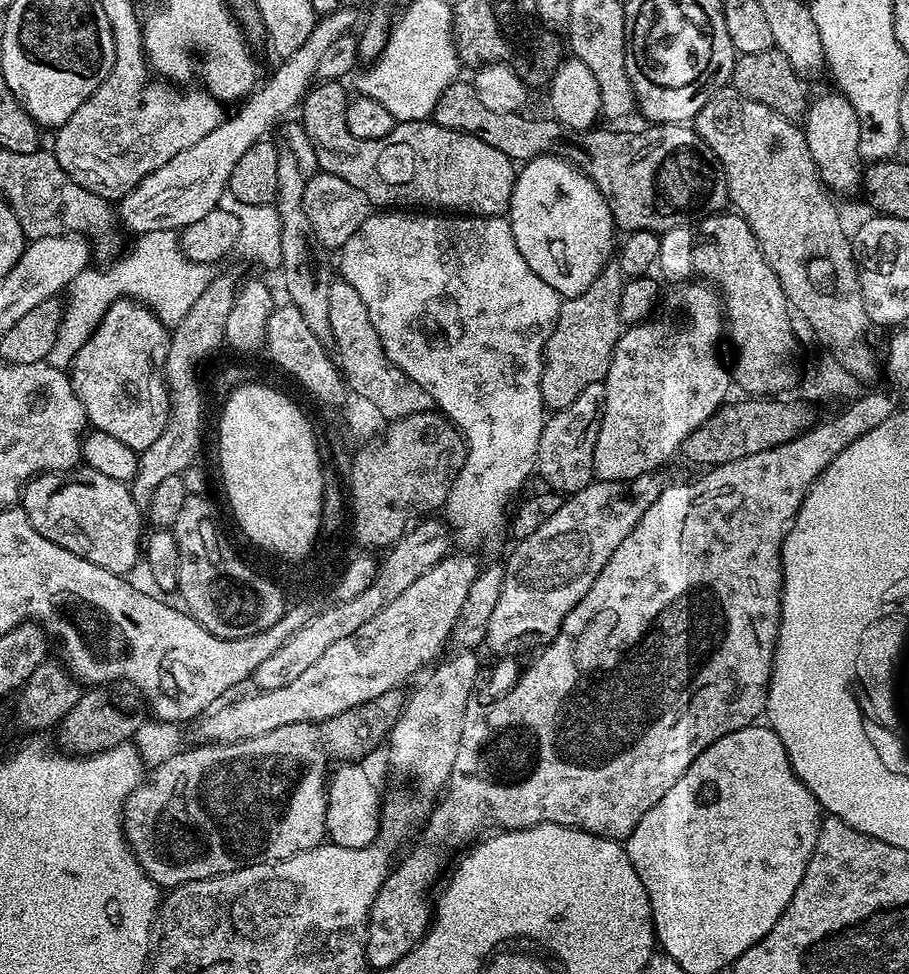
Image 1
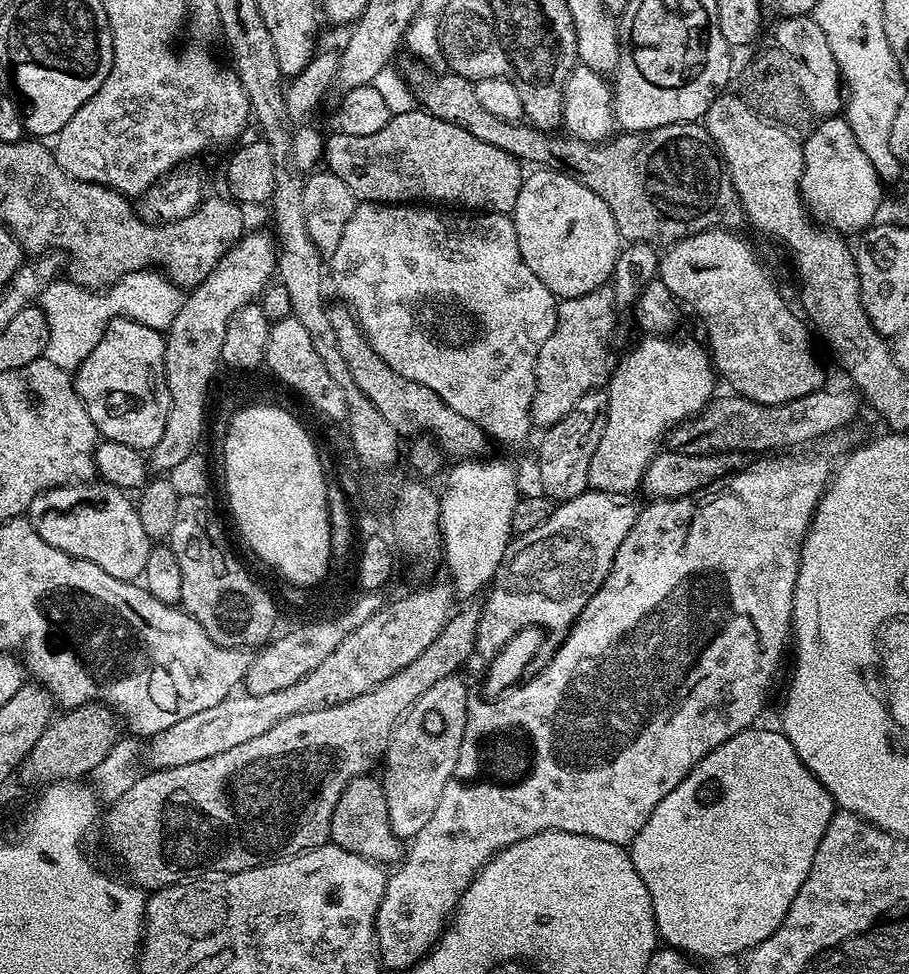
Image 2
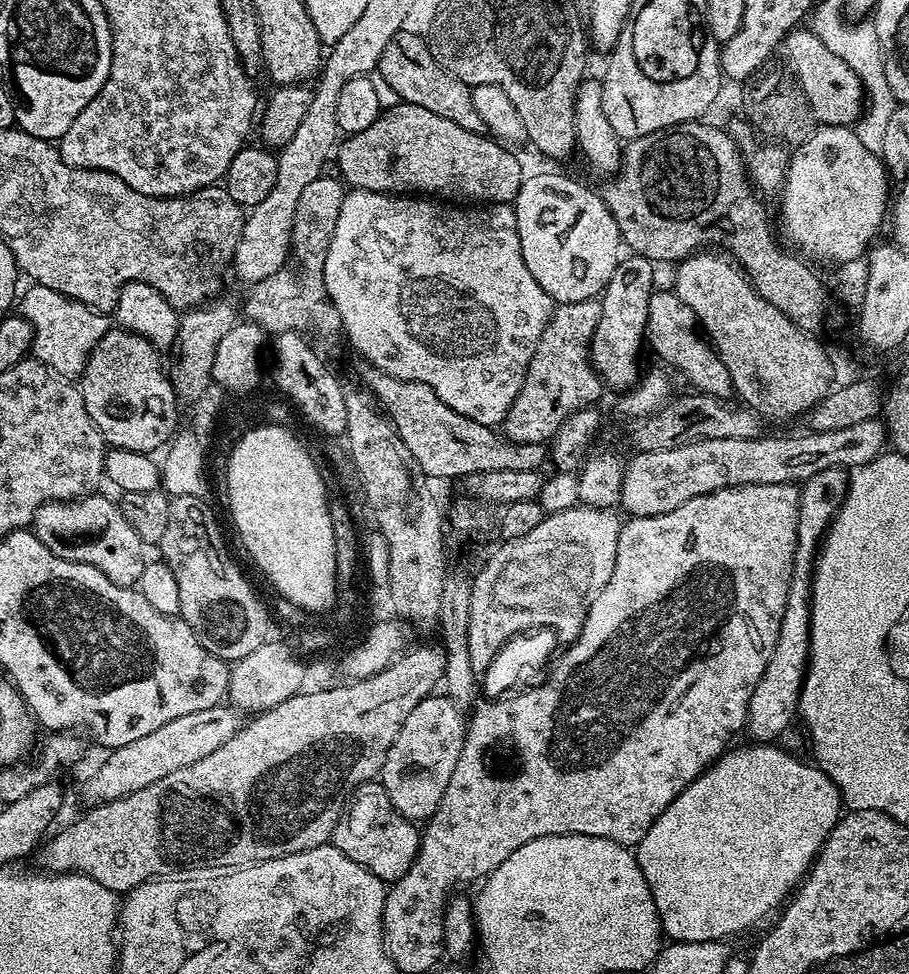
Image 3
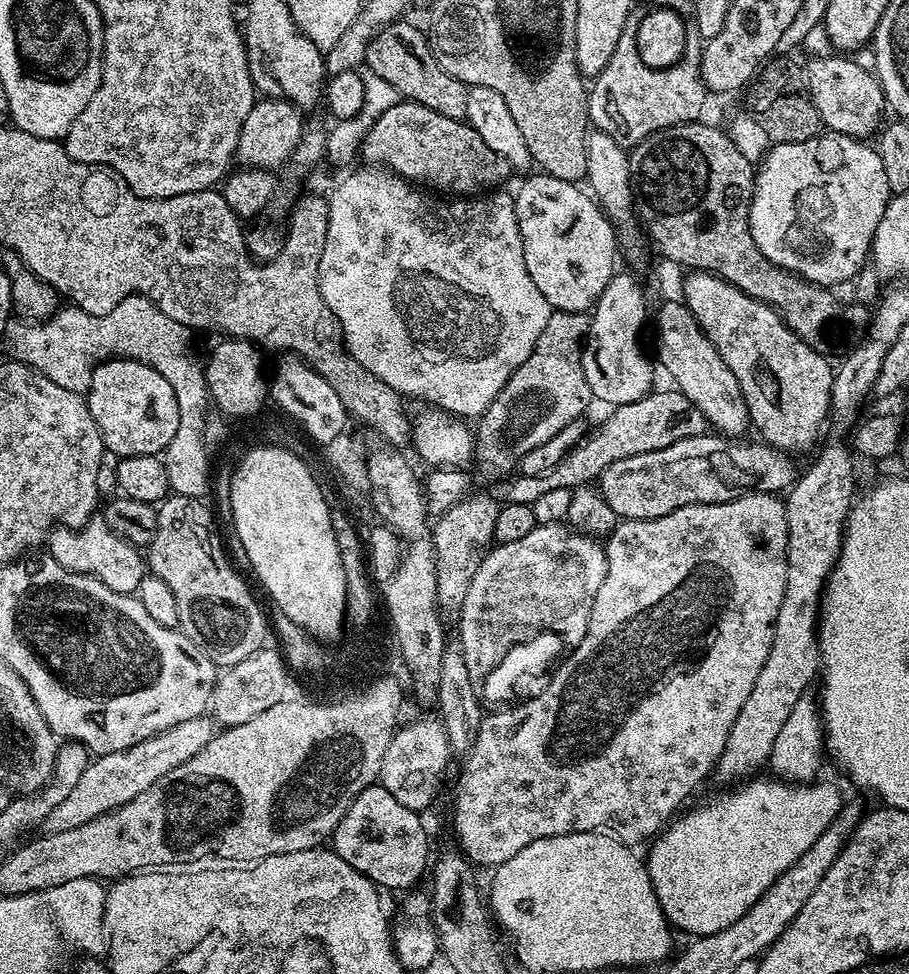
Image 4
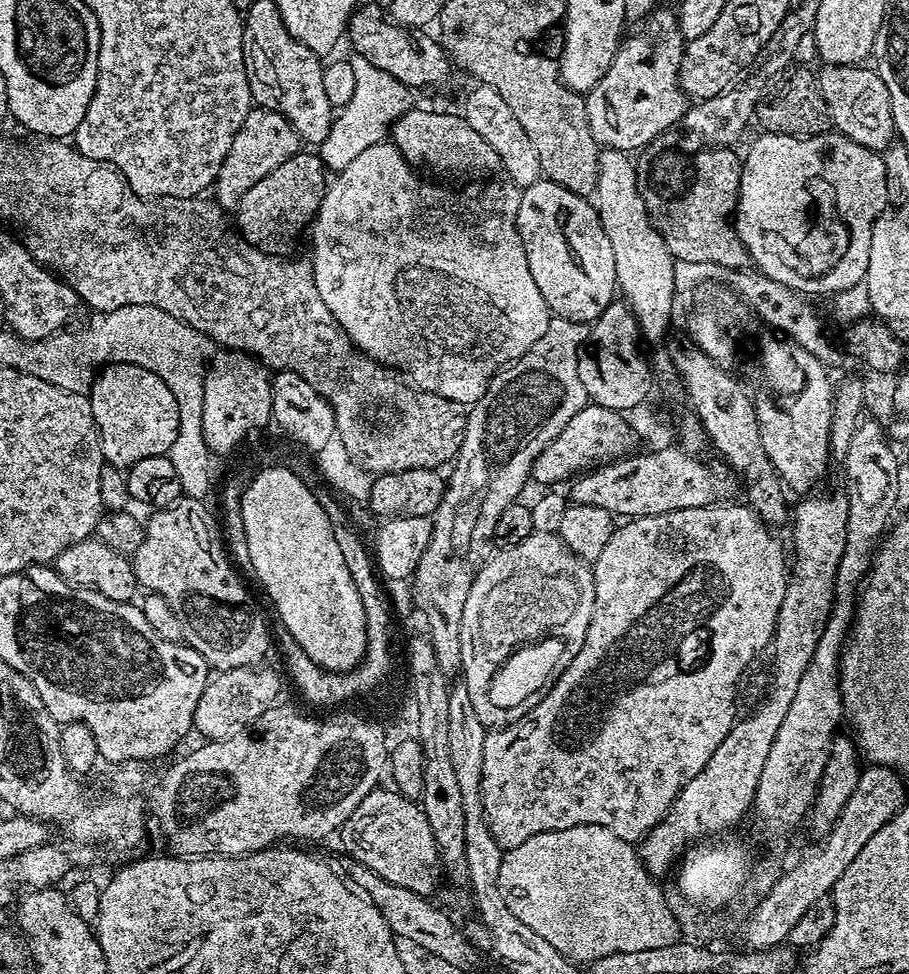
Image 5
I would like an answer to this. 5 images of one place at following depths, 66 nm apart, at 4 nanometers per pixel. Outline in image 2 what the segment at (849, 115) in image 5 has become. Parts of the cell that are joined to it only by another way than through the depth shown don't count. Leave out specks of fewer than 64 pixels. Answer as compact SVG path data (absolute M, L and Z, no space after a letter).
M811 15L786 16L777 21L775 47L786 57L790 75L795 78L802 98L808 103L809 113L816 118L835 117L845 107L846 92L842 87L840 66L835 60L834 50L826 42L821 27Z

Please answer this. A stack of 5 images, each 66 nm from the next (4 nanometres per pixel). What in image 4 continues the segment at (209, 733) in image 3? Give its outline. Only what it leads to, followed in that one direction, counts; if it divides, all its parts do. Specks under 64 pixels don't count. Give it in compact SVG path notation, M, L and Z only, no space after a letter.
M205 714L198 718L190 718L190 722L182 722L146 742L140 742L138 746L127 748L125 752L96 756L82 774L78 786L44 820L43 831L49 834L73 830L75 827L82 826L83 823L88 823L138 798L138 794L154 786L158 778L166 778L170 770L178 770L182 762L190 762L190 758L194 758L194 754L198 754L202 746L211 742L213 735L214 721L211 715Z

